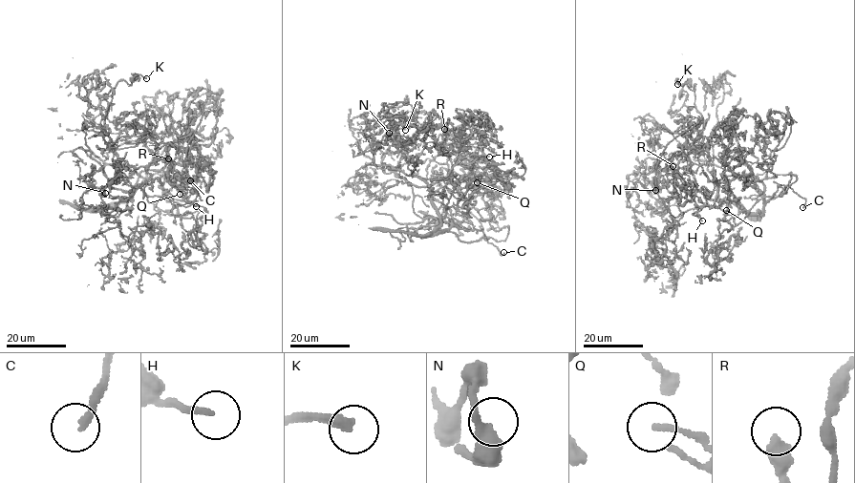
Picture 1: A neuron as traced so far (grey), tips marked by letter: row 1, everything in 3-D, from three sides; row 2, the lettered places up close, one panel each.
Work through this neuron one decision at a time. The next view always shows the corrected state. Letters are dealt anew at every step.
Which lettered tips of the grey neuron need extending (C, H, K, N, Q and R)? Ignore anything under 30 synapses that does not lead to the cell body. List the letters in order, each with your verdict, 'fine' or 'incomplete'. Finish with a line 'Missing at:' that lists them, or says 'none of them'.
C: incomplete
H: incomplete
K: incomplete
N: fine
Q: fine
R: fine
Missing at: C, H, K

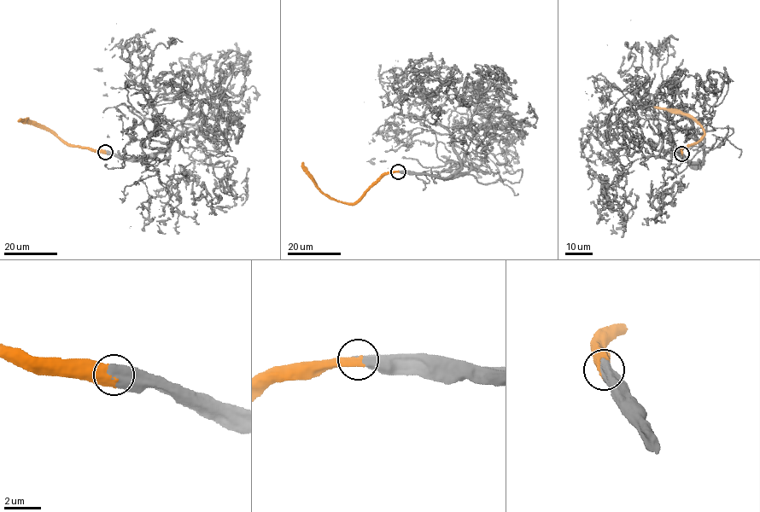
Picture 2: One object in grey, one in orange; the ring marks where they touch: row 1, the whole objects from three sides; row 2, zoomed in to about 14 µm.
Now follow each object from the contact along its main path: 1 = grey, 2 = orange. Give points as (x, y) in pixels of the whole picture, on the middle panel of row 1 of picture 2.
1: (398, 171), (461, 168), (452, 134), (500, 78), (405, 69), (422, 70), (429, 101), (449, 72), (454, 81)
2: (398, 171), (386, 173), (354, 202), (344, 203), (328, 197), (317, 186), (302, 161)

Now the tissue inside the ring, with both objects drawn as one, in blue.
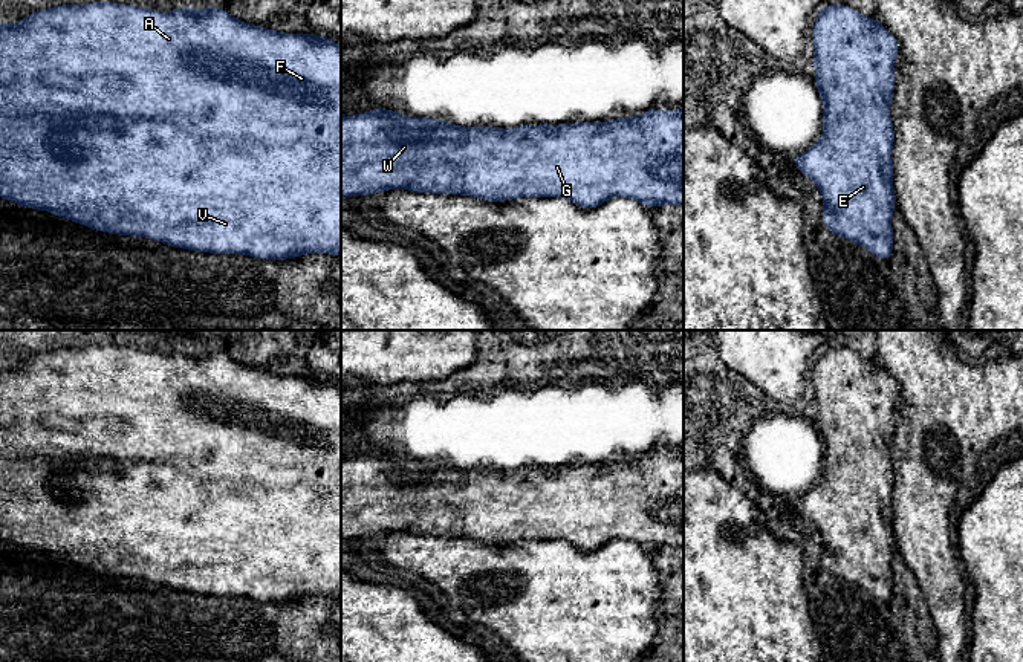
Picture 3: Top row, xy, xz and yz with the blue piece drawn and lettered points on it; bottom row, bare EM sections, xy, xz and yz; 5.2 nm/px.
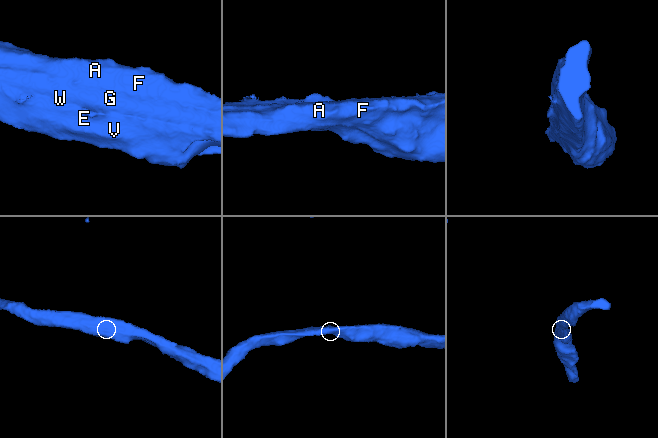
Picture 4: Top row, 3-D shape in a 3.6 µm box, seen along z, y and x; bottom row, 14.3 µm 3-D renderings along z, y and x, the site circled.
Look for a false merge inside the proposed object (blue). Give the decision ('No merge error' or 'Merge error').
No merge error

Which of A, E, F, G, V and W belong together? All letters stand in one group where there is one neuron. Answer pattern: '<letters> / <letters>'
A E F G V W

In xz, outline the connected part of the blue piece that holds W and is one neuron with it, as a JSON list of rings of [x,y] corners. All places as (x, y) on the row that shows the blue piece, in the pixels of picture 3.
[[[684,107],[671,112],[650,109],[639,116],[604,122],[524,124],[517,128],[462,127],[447,119],[405,116],[388,109],[341,115],[341,197],[390,190],[460,194],[486,202],[563,197],[581,209],[595,209],[615,196],[638,200],[647,208],[684,206]]]

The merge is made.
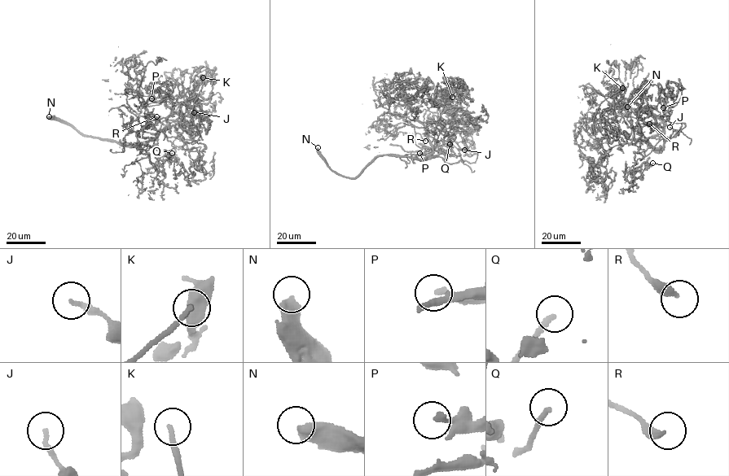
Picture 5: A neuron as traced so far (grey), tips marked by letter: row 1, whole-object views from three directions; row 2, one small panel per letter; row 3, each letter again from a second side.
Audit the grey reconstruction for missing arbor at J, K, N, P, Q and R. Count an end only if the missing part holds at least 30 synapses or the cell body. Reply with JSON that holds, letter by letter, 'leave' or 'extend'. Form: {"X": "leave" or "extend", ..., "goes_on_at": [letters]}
{"J": "leave", "K": "extend", "N": "extend", "P": "leave", "Q": "leave", "R": "extend", "goes_on_at": ["K", "N", "R"]}

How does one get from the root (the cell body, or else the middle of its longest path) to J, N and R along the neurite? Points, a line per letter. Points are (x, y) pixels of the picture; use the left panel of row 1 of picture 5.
J: (192, 159), (178, 137), (159, 130), (157, 139), (151, 140), (191, 106), (199, 106), (204, 118), (194, 112)
N: (192, 159), (184, 141), (160, 130), (155, 133), (157, 139), (120, 145), (83, 136), (49, 116)
R: (192, 159), (183, 148), (183, 140), (168, 137), (147, 122), (148, 110), (156, 116)

